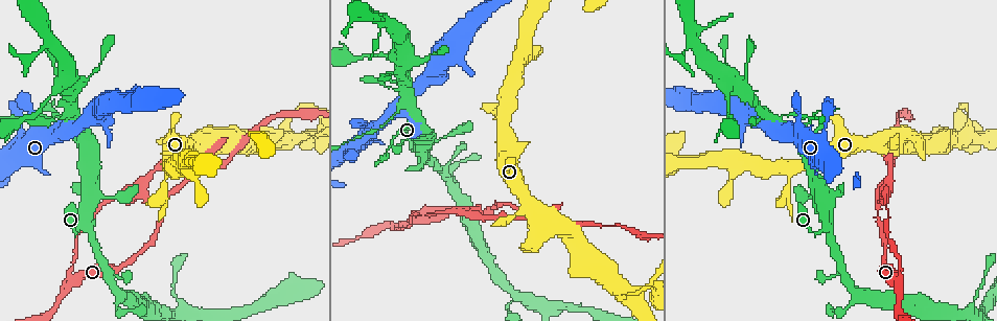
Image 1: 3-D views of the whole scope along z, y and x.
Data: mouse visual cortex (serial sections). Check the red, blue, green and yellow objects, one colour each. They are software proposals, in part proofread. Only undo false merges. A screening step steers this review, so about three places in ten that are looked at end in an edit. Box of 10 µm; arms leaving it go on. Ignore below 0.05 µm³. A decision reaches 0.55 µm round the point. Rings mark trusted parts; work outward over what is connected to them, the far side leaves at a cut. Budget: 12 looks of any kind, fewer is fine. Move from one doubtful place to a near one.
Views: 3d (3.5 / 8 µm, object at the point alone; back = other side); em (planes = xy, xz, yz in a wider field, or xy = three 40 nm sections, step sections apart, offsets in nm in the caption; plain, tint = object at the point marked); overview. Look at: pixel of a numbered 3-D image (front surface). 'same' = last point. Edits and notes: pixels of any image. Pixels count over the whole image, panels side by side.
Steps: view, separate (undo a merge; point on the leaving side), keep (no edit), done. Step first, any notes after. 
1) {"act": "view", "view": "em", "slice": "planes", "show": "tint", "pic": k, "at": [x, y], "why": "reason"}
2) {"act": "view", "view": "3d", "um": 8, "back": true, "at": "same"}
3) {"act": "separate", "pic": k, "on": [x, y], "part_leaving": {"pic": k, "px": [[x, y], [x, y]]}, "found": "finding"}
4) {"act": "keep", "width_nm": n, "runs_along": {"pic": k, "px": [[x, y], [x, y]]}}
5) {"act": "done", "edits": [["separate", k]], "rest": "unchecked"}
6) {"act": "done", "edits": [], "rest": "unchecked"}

{"act": "view", "view": "3d", "um": 8, "pic": 1, "at": [162, 197], "why": "sudden change in width"}

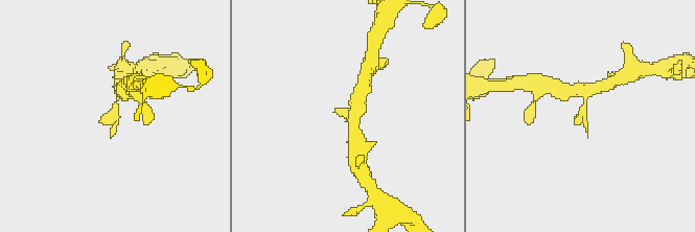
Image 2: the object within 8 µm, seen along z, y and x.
{"act": "view", "view": "em", "slice": "planes", "show": "tint", "at": "same", "why": "need the tissue"}

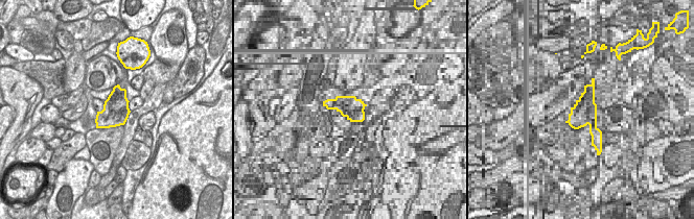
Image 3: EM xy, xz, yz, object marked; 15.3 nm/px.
{"act": "keep", "runs_along": {"pic": 2, "px": [[120, 88], [114, 118], [99, 122]]}, "found": "continuous, no second cell"}

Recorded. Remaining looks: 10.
{"act": "view", "view": "3d", "um": 3.5, "pic": 1, "at": [825, 123], "why": "thick turns thin"}

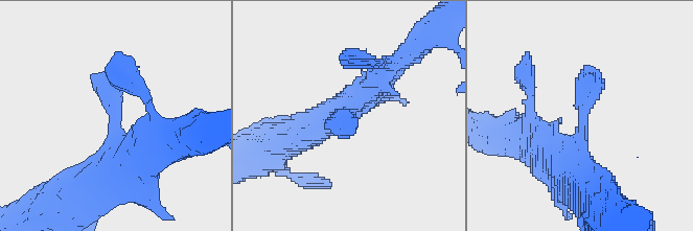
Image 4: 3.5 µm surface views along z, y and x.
{"act": "view", "view": "em", "slice": "xy", "step": 1, "show": "tint", "pic": 4, "at": [585, 112], "why": "need the tissue"}

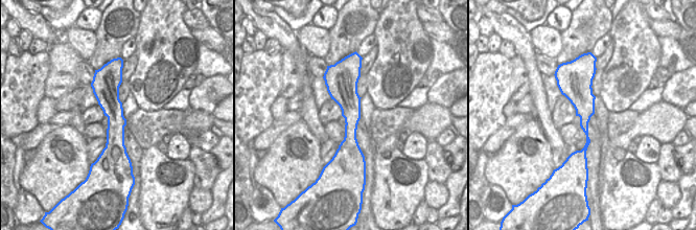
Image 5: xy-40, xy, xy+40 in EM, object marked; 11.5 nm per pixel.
{"act": "keep", "runs_along": {"pic": 4, "px": [[550, 165], [579, 143], [587, 69]]}, "found": "continuous, no second cell"}

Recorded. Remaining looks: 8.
{"act": "view", "view": "3d", "um": 8, "pic": 1, "at": [777, 121], "why": "side arm on a straight run"}

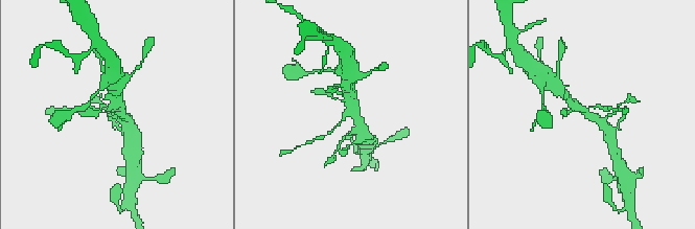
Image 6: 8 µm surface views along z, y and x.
{"act": "view", "view": "em", "slice": "xy", "step": 1, "show": "tint", "at": "same"}

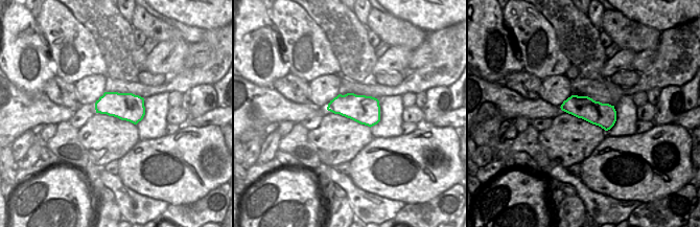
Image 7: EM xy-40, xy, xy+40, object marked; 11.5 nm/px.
{"act": "keep", "found": "continuous, no second cell"}

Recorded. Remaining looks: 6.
{"act": "view", "view": "3d", "um": 8, "pic": 1, "at": [896, 297], "why": "sharp bend"}

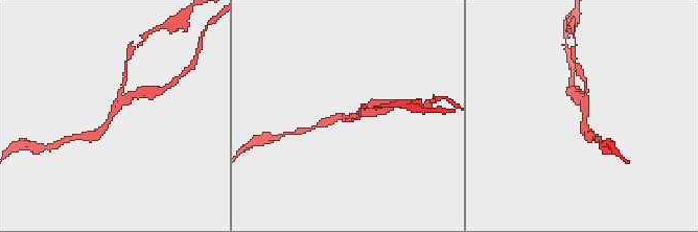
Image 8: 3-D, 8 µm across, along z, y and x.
{"act": "view", "view": "em", "slice": "xy", "step": 1, "show": "tint", "at": "same"}

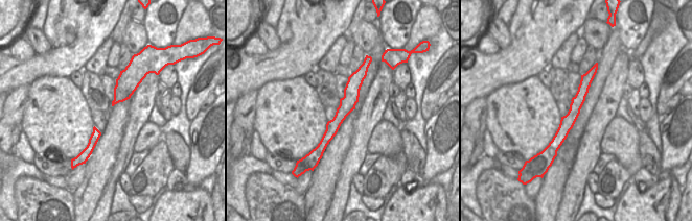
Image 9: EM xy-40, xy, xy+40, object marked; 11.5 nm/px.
{"act": "separate", "pic": 8, "on": [579, 72], "arm_widths_nm": [200, 250], "part_leaving": {"pic": 8, "px": [[585, 97], [585, 83], [573, 56]]}, "found": "a second cell is stuck on"}

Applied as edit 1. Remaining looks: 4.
{"act": "view", "view": "overview", "why": "see it whole again"}

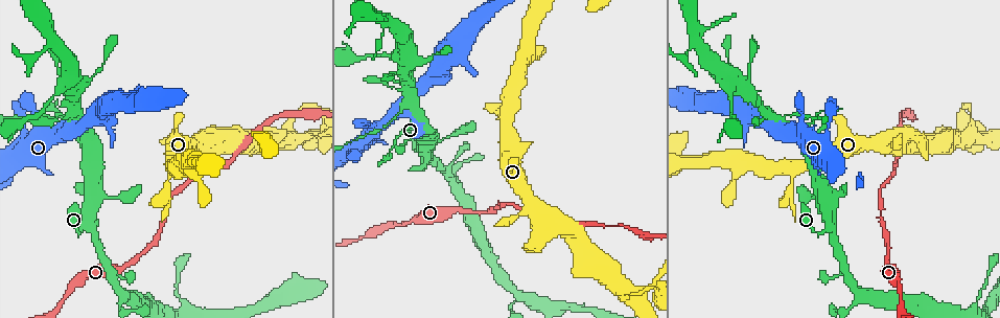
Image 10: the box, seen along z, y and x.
{"act": "view", "view": "3d", "um": 8, "pic": 10, "at": [309, 136], "why": "arms run side by side"}

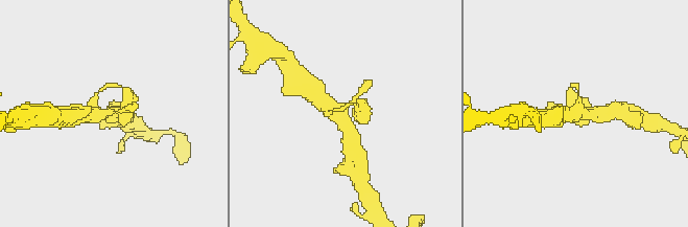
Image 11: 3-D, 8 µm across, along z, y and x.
{"act": "view", "view": "3d", "um": 3.5, "at": "same", "why": "closer look"}

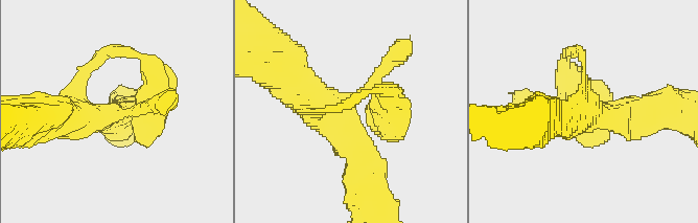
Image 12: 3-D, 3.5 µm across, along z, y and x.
{"act": "view", "view": "em", "slice": "xy", "step": 3, "show": "tint", "pic": 12, "at": [346, 128], "arms": 4, "arm_widths_nm": [150, 350, 500, 500]}

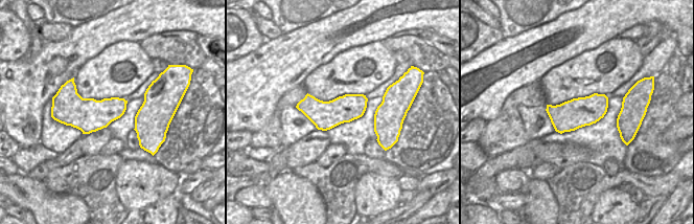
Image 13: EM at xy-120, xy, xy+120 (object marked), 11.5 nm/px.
{"act": "keep", "runs_along": {"pic": 12, "px": [[289, 82], [350, 130], [395, 106]]}, "found": "all the same cell"}

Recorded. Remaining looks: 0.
{"act": "done", "edits": [["separate", 8]], "rest": "unchecked"}

